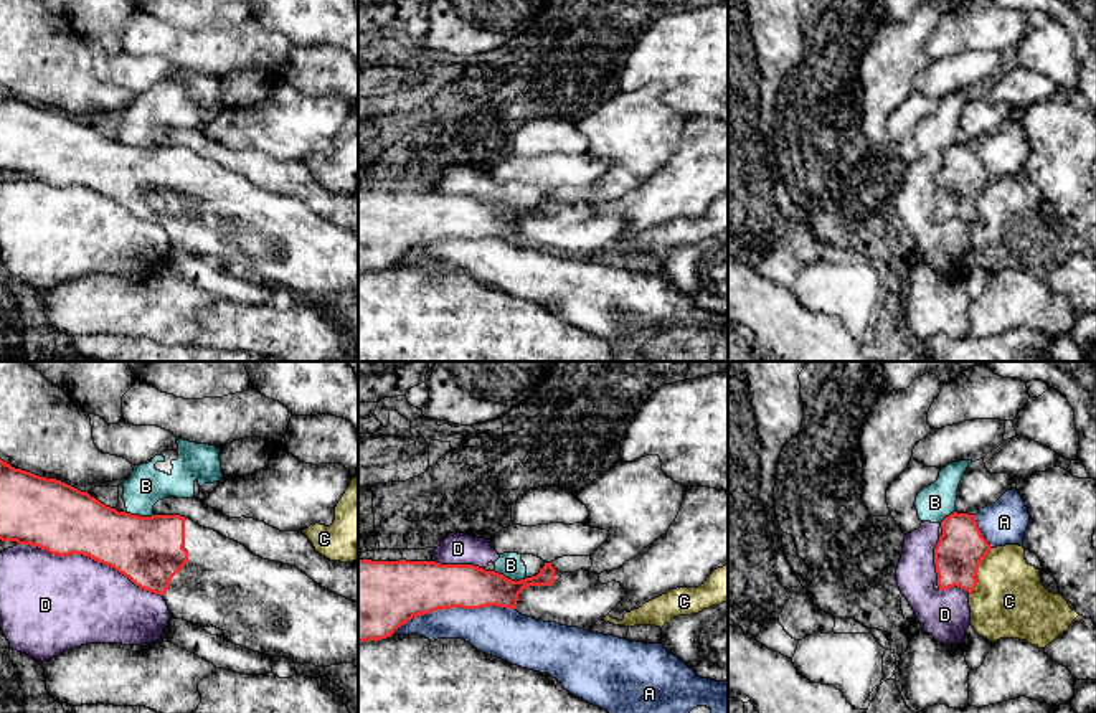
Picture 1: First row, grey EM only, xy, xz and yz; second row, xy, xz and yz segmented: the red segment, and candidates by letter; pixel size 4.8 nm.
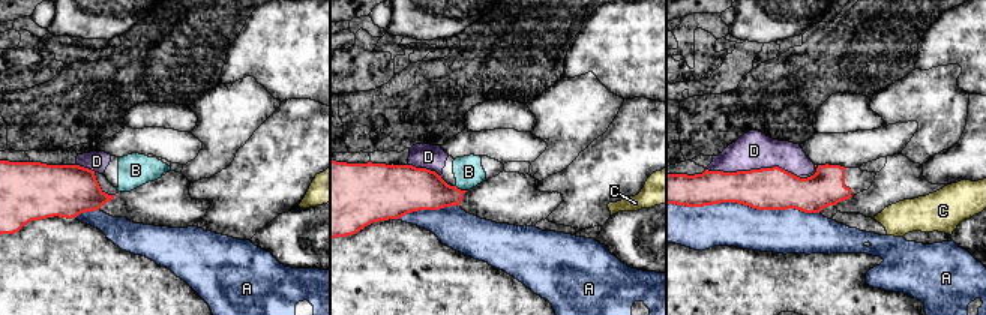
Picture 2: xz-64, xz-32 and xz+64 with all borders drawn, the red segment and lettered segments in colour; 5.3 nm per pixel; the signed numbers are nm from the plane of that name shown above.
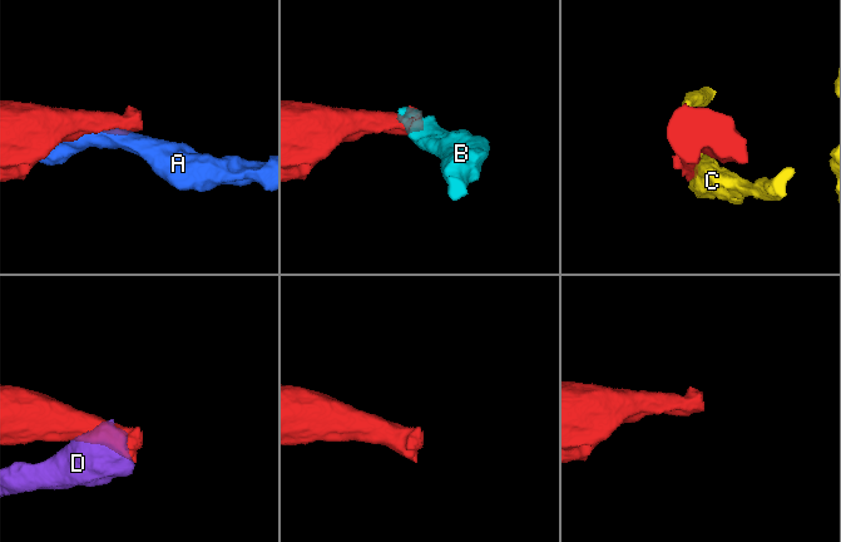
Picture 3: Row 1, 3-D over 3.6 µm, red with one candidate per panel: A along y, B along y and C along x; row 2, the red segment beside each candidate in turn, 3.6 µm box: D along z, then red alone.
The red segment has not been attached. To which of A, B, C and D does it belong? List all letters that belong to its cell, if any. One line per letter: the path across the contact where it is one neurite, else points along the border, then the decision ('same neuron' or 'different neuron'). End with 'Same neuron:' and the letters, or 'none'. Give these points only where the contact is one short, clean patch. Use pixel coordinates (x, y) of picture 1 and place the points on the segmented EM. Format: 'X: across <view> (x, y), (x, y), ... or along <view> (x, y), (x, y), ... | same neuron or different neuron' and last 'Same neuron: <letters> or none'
A: different neuron
B: along xz (494, 571), (512, 580), (525, 578) | different neuron
C: different neuron
D: different neuron
Same neuron: none

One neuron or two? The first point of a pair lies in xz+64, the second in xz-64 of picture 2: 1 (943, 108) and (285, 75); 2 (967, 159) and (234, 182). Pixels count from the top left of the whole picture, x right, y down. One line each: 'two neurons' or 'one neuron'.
1: two neurons
2: one neuron

